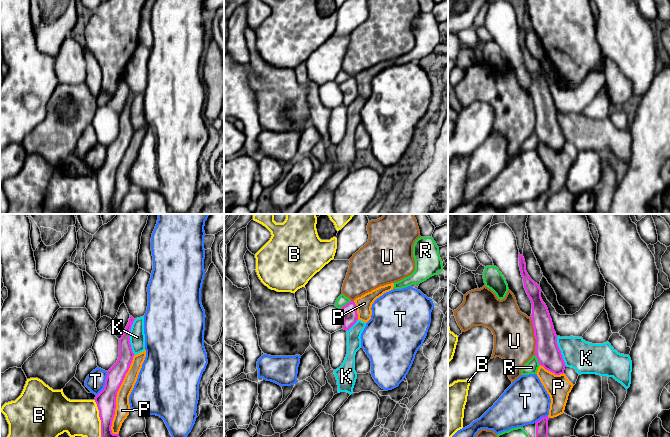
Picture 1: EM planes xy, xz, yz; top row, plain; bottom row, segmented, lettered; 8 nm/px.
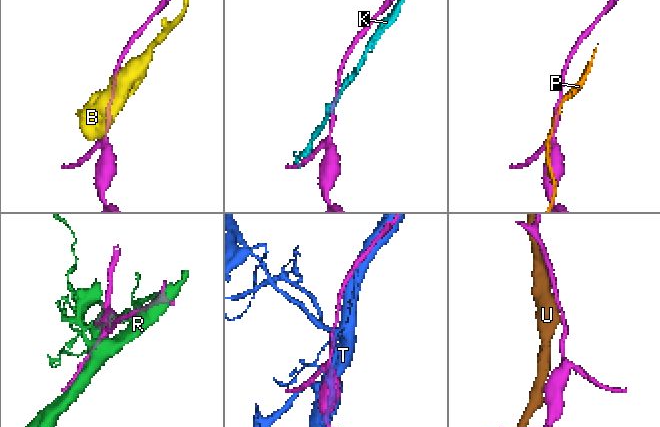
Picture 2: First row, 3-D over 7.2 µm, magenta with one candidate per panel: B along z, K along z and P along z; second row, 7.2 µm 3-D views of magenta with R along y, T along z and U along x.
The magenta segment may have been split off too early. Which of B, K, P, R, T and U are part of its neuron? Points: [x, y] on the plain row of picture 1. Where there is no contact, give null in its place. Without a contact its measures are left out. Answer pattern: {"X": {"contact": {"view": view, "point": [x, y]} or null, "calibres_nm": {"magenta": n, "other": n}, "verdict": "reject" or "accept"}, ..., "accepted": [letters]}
{"B": {"contact": {"view": "xy", "point": [100, 195]}, "calibres_nm": {"magenta": 160, "other": 280}, "verdict": "reject"}, "K": {"contact": {"view": "xy", "point": [129, 113]}, "calibres_nm": {"magenta": 120, "other": 130}, "verdict": "reject"}, "P": {"contact": {"view": "xy", "point": [116, 171]}, "calibres_nm": {"magenta": 160, "other": 120}, "verdict": "reject"}, "R": {"contact": {"view": "xz", "point": [344, 81]}, "calibres_nm": {"magenta": 130, "other": 90}, "verdict": "reject"}, "T": {"contact": {"view": "xy", "point": [105, 159]}, "calibres_nm": {"magenta": 160, "other": 160}, "verdict": "reject"}, "U": {"contact": {"view": "yz", "point": [534, 111]}, "calibres_nm": {"magenta": 190, "other": 340}, "verdict": "reject"}, "accepted": []}

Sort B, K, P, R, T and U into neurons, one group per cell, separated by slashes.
B / K P / R / T / U

